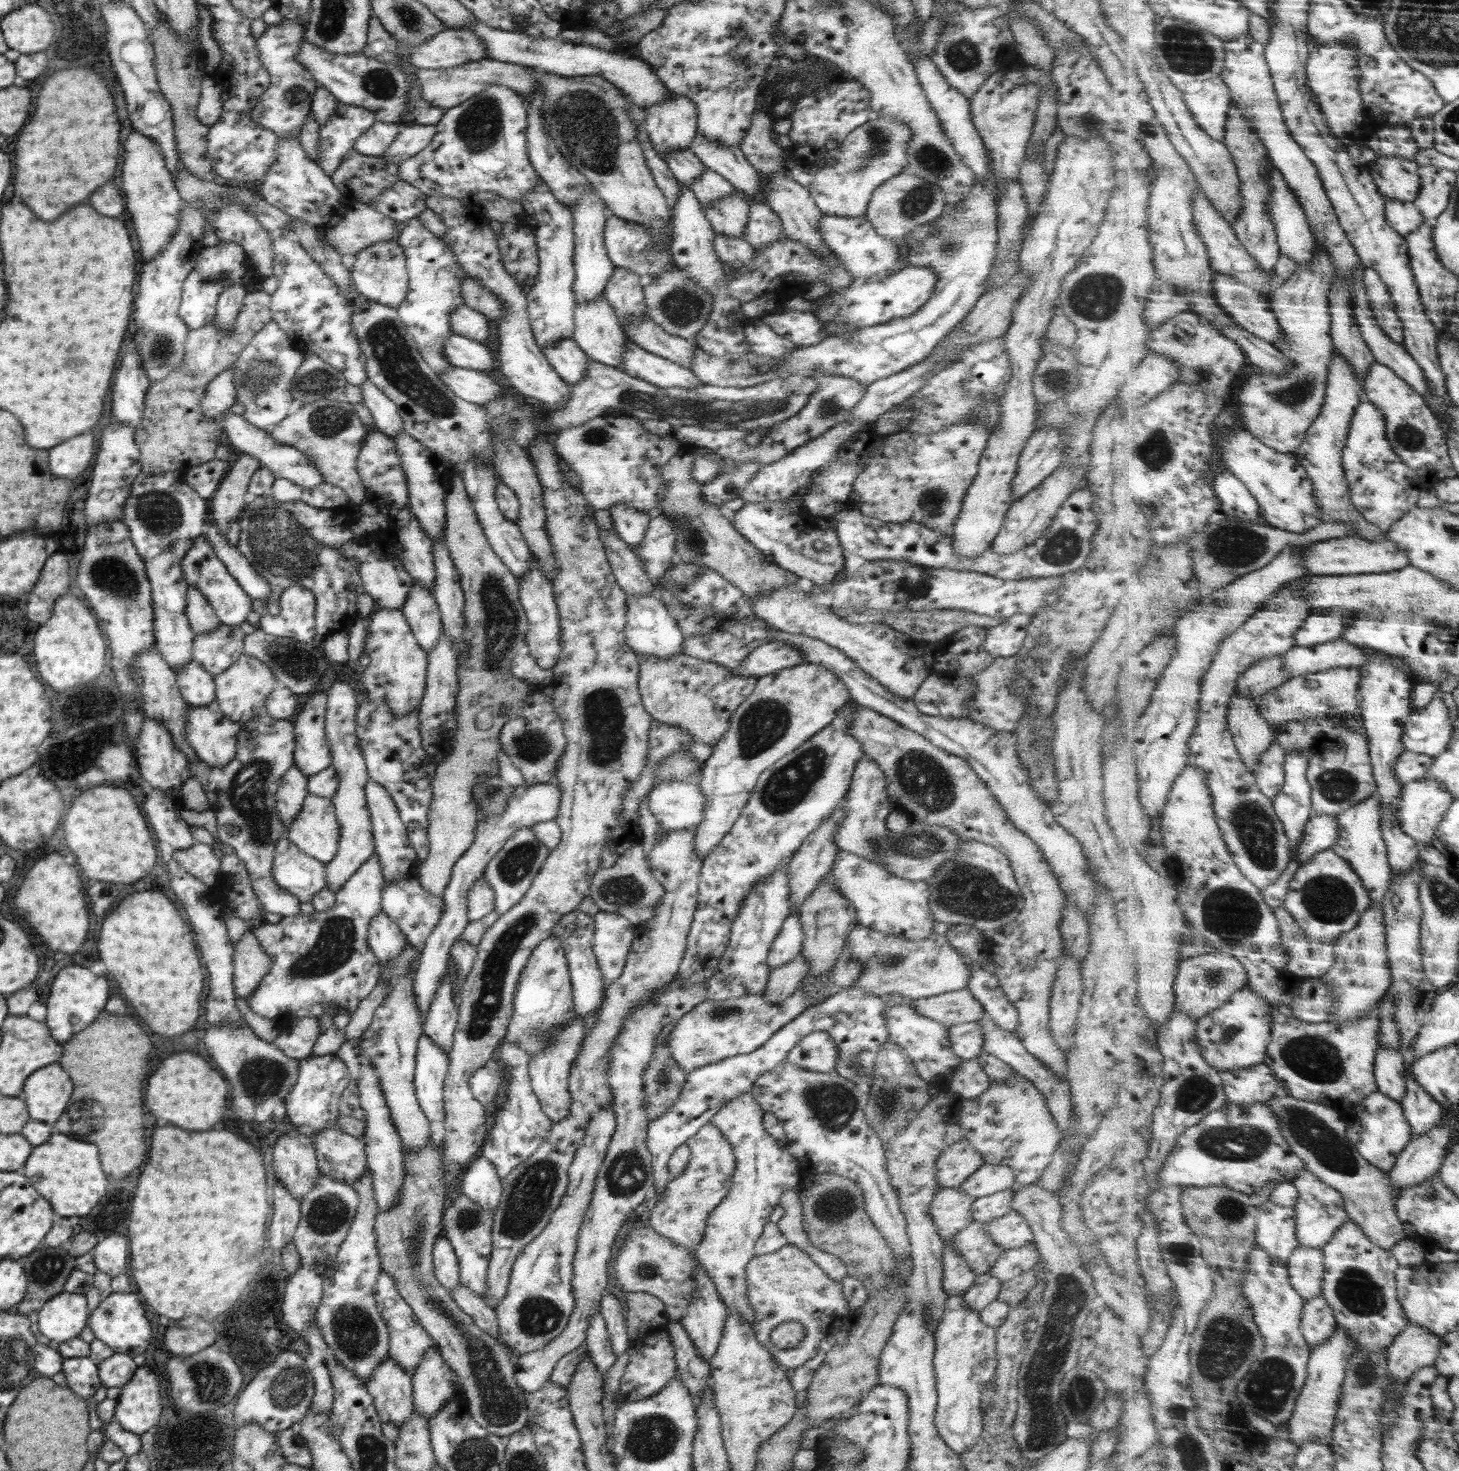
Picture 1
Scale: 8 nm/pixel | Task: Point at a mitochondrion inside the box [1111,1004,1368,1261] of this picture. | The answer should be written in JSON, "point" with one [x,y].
{"point":[1310,1130]}

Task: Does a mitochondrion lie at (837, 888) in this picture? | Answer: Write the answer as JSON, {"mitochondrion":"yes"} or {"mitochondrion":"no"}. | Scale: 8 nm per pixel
{"mitochondrion":"no"}

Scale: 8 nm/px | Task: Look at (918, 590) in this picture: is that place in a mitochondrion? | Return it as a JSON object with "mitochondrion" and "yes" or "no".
{"mitochondrion":"no"}

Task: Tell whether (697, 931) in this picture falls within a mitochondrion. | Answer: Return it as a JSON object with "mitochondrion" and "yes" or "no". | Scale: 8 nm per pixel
{"mitochondrion":"no"}

